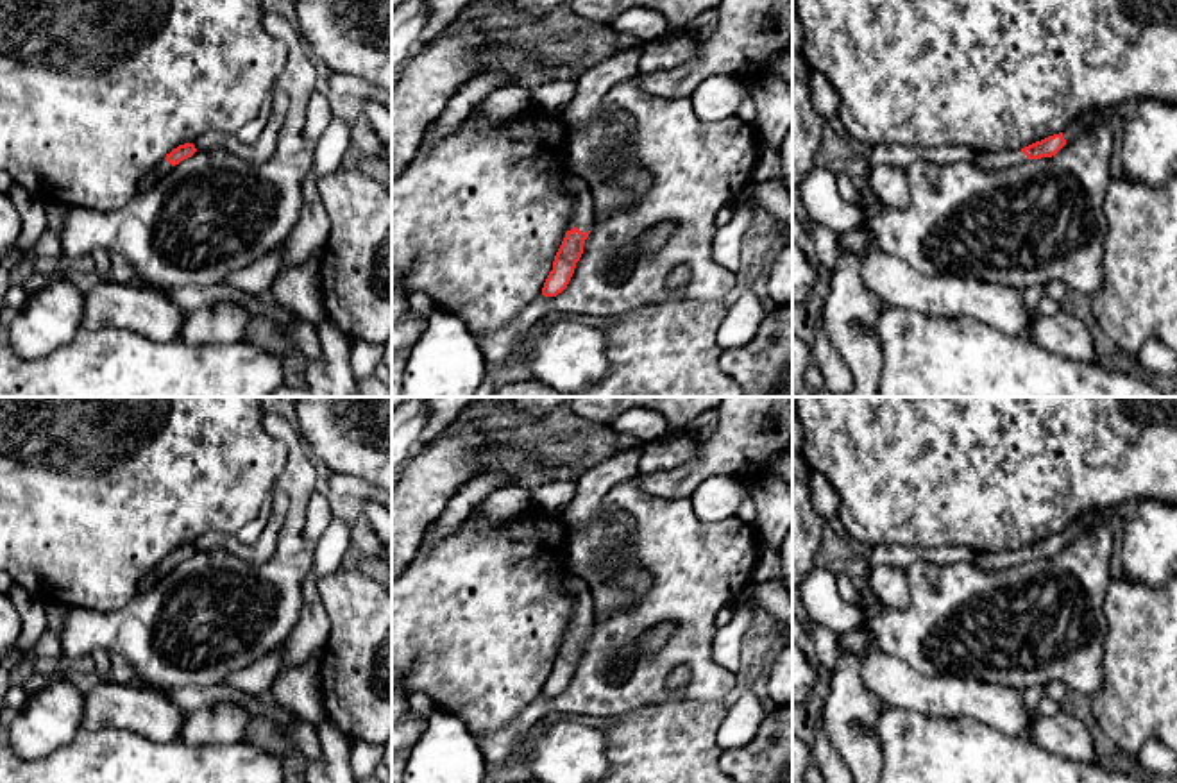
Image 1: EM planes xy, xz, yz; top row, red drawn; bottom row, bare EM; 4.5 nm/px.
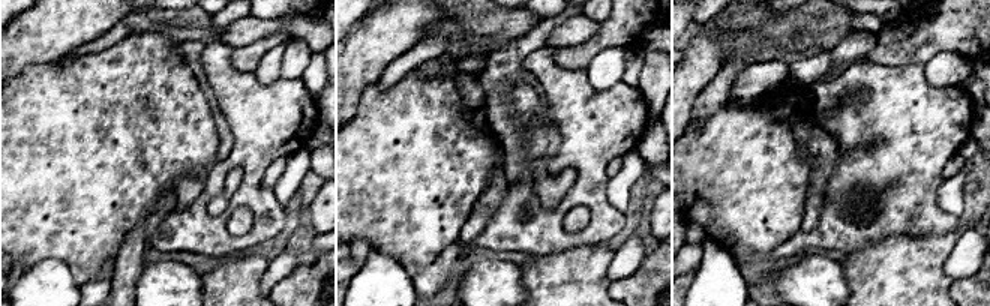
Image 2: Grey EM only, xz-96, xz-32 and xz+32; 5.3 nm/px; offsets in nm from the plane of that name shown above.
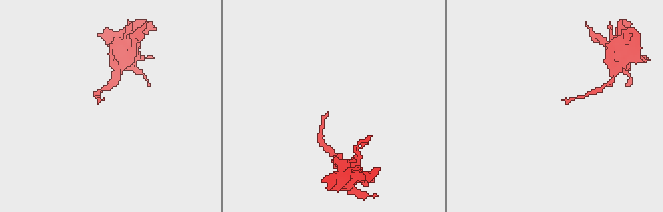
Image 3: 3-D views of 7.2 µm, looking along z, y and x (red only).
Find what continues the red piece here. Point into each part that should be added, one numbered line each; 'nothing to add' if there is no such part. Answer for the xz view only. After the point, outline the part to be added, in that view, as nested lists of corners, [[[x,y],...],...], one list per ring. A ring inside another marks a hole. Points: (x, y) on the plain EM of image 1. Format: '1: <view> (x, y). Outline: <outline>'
1: xz (582, 617). Outline: [[[571,572],[563,576],[562,586],[574,599],[574,608],[567,624],[567,631],[571,631],[572,627],[580,629],[581,633],[590,631],[594,624],[594,602],[590,588],[581,577]]]

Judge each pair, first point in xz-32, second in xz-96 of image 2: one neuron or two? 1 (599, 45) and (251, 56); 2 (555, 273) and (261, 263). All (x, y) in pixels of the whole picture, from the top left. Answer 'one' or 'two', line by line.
1: one
2: one

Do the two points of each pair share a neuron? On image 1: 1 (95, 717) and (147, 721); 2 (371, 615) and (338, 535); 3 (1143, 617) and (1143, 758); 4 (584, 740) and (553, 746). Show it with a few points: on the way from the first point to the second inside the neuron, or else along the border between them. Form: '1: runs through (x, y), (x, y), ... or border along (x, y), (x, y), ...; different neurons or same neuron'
1: runs through (108, 715), (135, 715); same neuron
2: border along (342, 565), (317, 583), (322, 605); different neurons
3: border along (1158, 739), (1149, 739), (1133, 757); different neurons
4: runs through (576, 746), (560, 746); same neuron

